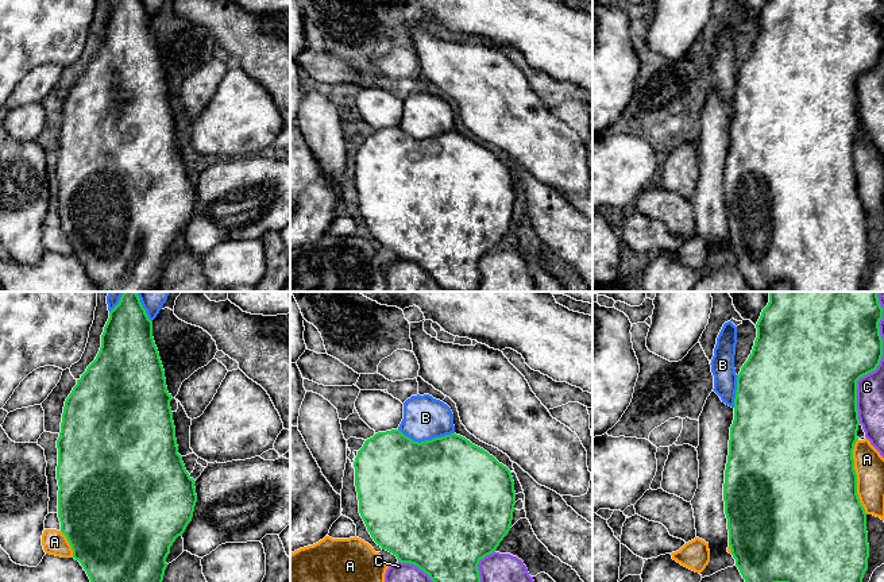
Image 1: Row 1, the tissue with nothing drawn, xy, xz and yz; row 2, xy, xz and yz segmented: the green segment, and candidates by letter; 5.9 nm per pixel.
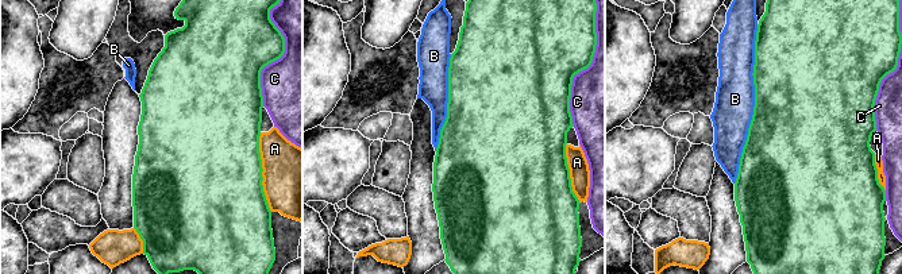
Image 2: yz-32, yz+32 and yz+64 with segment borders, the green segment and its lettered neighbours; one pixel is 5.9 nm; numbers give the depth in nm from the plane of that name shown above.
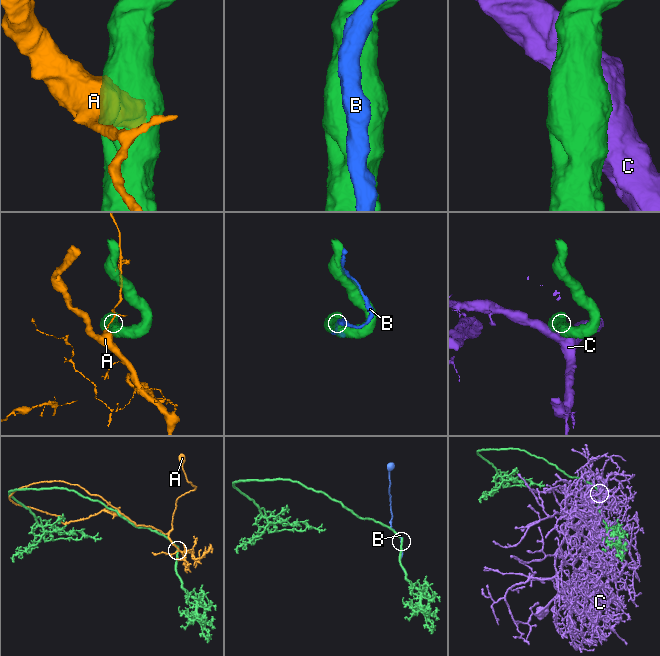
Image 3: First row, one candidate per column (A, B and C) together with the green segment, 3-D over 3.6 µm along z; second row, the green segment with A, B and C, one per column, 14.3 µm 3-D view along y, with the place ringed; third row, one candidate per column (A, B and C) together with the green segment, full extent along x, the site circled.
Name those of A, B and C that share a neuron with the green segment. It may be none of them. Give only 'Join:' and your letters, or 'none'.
Join: B

